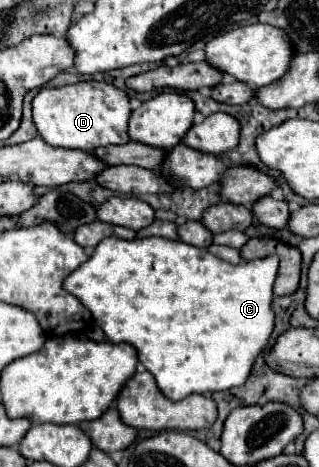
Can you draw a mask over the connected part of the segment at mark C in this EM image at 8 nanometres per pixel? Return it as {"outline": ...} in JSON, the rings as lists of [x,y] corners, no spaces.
{"outline":[[[166,237],[146,239],[102,239],[94,255],[68,275],[64,289],[76,295],[94,315],[110,341],[130,343],[138,351],[140,363],[156,377],[160,391],[180,401],[190,393],[226,391],[246,383],[256,357],[268,347],[274,331],[274,281],[278,257],[242,261],[232,265],[208,249],[172,241]]]}

